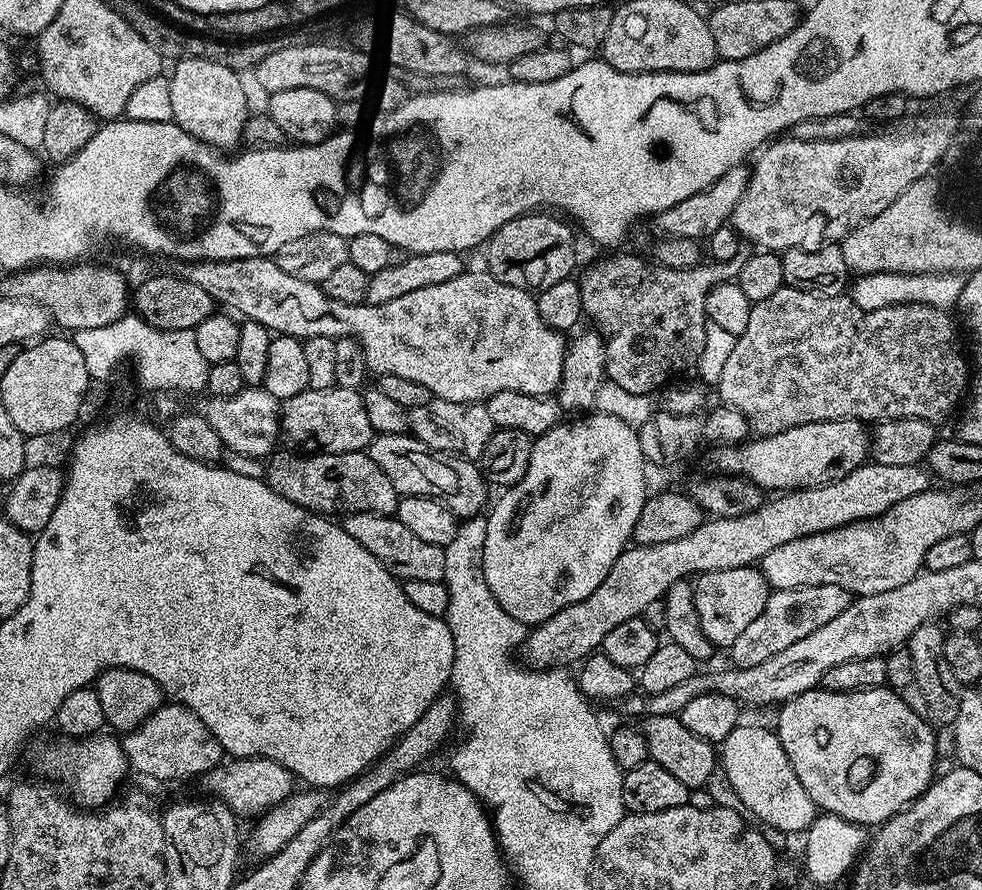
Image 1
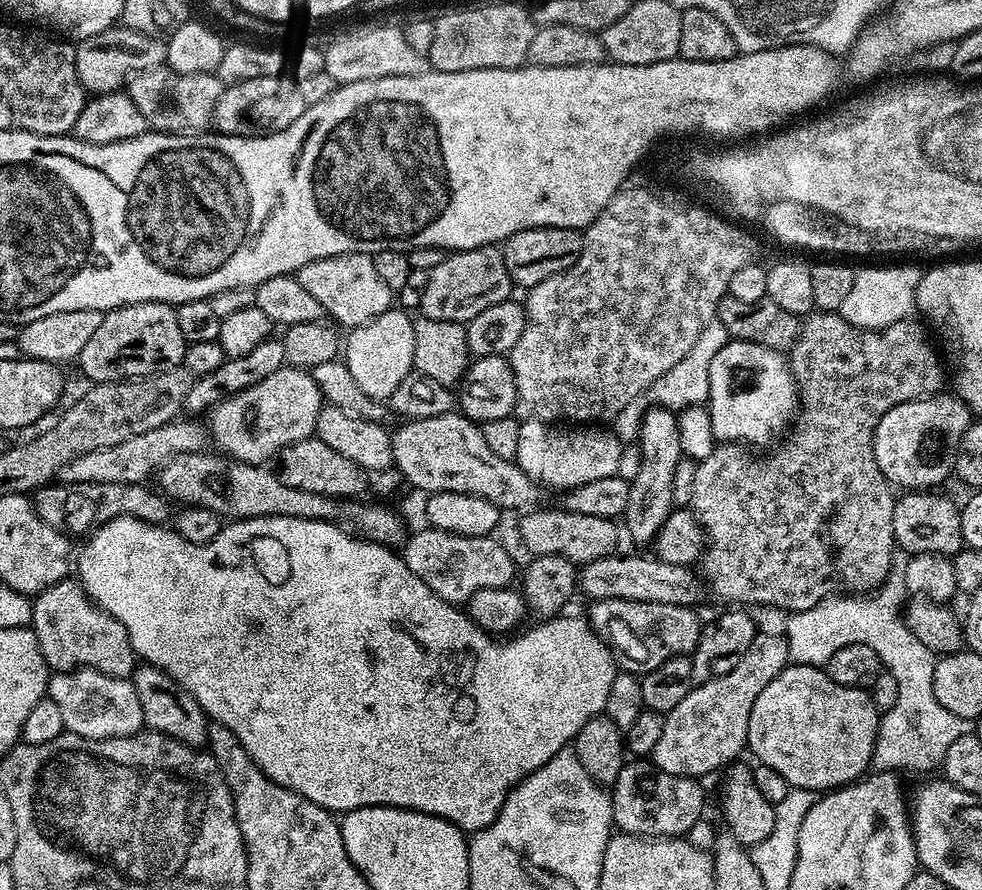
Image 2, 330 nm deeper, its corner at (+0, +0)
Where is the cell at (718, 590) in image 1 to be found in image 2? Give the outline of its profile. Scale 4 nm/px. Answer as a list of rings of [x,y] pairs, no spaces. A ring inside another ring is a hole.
[[[610,598],[591,601],[587,606],[586,619],[612,649],[617,669],[643,674],[675,656],[688,656],[698,646],[702,620],[692,613],[691,607],[683,604]]]

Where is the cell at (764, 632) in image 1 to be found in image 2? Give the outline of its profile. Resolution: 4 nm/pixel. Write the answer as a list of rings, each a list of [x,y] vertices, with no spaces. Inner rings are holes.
[[[761,631],[754,642],[750,642],[750,650],[742,654],[734,670],[726,670],[726,674],[718,678],[697,683],[686,698],[665,715],[662,739],[654,746],[651,763],[666,774],[693,778],[719,773],[733,763],[739,757],[736,755],[747,749],[750,710],[754,710],[758,694],[762,694],[762,690],[766,690],[766,686],[770,686],[789,664],[788,642],[783,635]]]

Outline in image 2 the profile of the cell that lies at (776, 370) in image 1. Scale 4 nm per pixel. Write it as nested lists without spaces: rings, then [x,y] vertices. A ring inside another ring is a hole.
[[[813,311],[801,323],[798,338],[790,349],[790,367],[792,378],[796,381],[798,393],[798,415],[787,433],[788,441],[777,450],[773,456],[764,456],[755,460],[747,456],[745,449],[735,442],[721,443],[710,454],[710,458],[696,464],[694,486],[690,501],[691,511],[700,524],[703,535],[706,537],[706,547],[698,561],[699,571],[703,579],[712,587],[712,592],[720,600],[729,600],[732,606],[752,606],[748,604],[761,604],[764,608],[781,608],[784,614],[810,610],[820,600],[824,600],[837,591],[836,584],[841,584],[843,591],[848,594],[868,594],[879,589],[888,576],[889,570],[894,567],[892,552],[897,551],[894,538],[894,506],[896,496],[894,488],[878,470],[878,462],[874,458],[874,434],[881,418],[894,406],[911,400],[924,400],[927,396],[937,395],[940,388],[946,384],[946,372],[940,369],[940,360],[924,333],[923,323],[915,324],[915,319],[899,320],[890,326],[873,330],[870,328],[856,328],[846,322],[837,313]]]

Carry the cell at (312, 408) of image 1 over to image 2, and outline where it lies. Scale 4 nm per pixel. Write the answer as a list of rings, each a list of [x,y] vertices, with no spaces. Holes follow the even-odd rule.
[[[177,418],[168,424],[158,426],[154,430],[146,430],[146,434],[138,434],[134,438],[126,438],[126,442],[118,442],[118,446],[106,446],[106,450],[90,450],[90,454],[82,454],[74,458],[66,466],[62,466],[58,475],[61,484],[97,484],[98,482],[122,482],[123,484],[144,484],[147,476],[155,473],[170,458],[187,452],[205,451],[210,436],[203,423],[195,424],[192,420]]]

